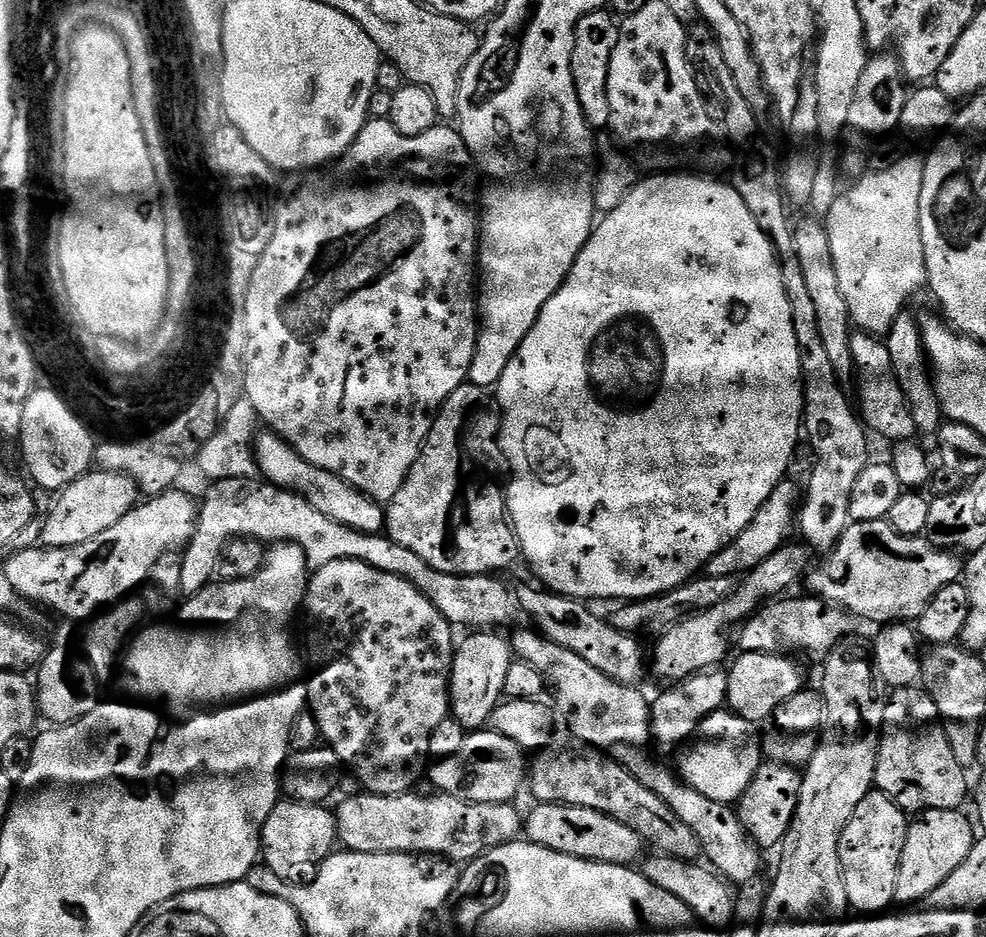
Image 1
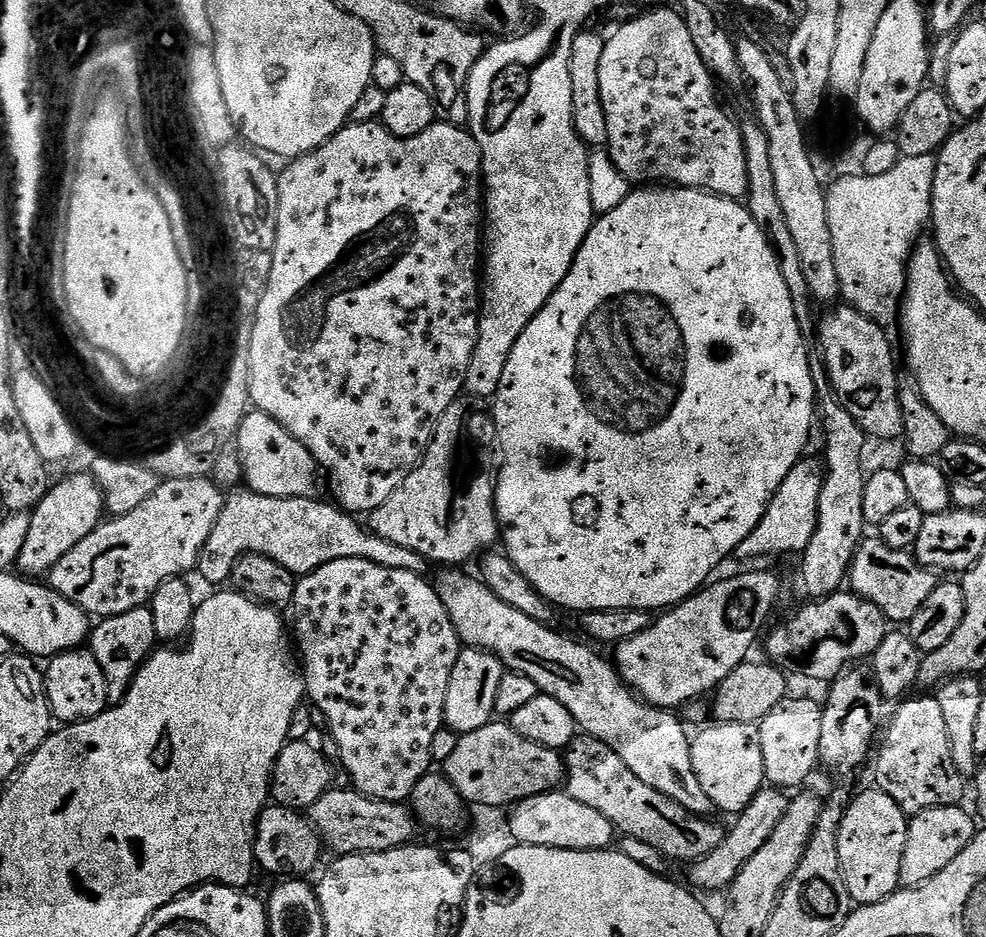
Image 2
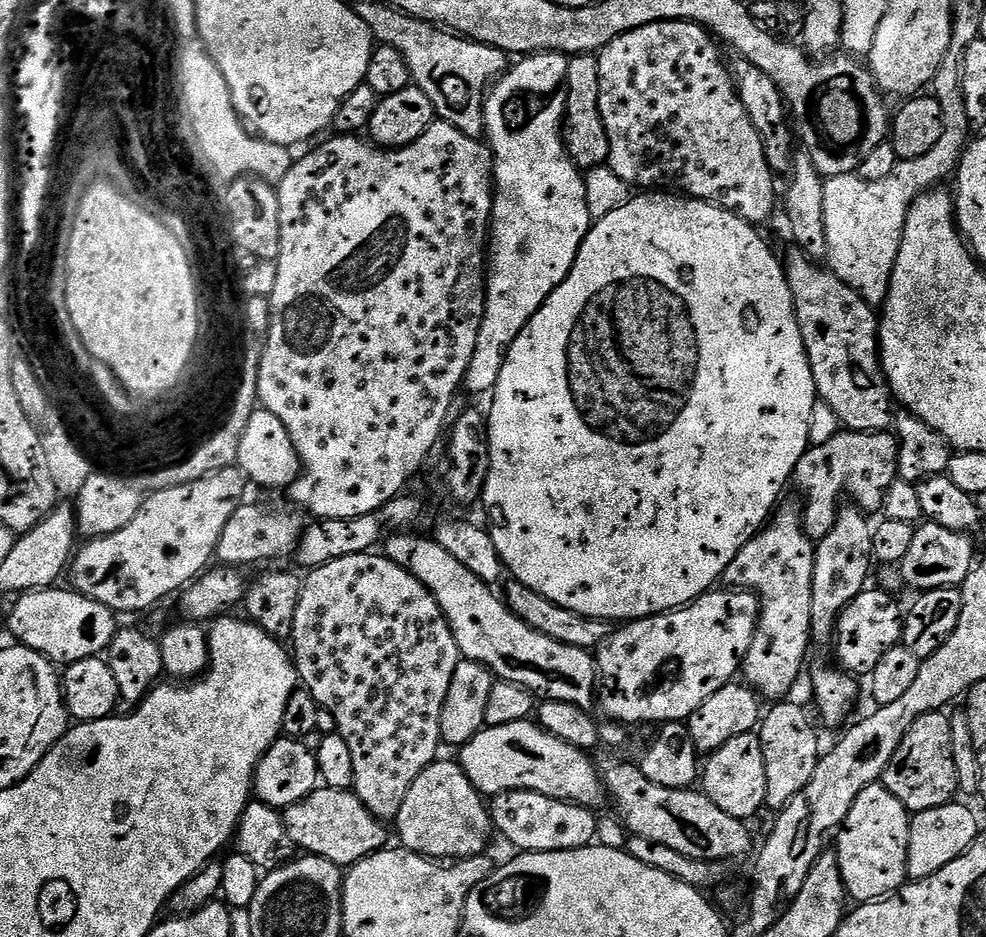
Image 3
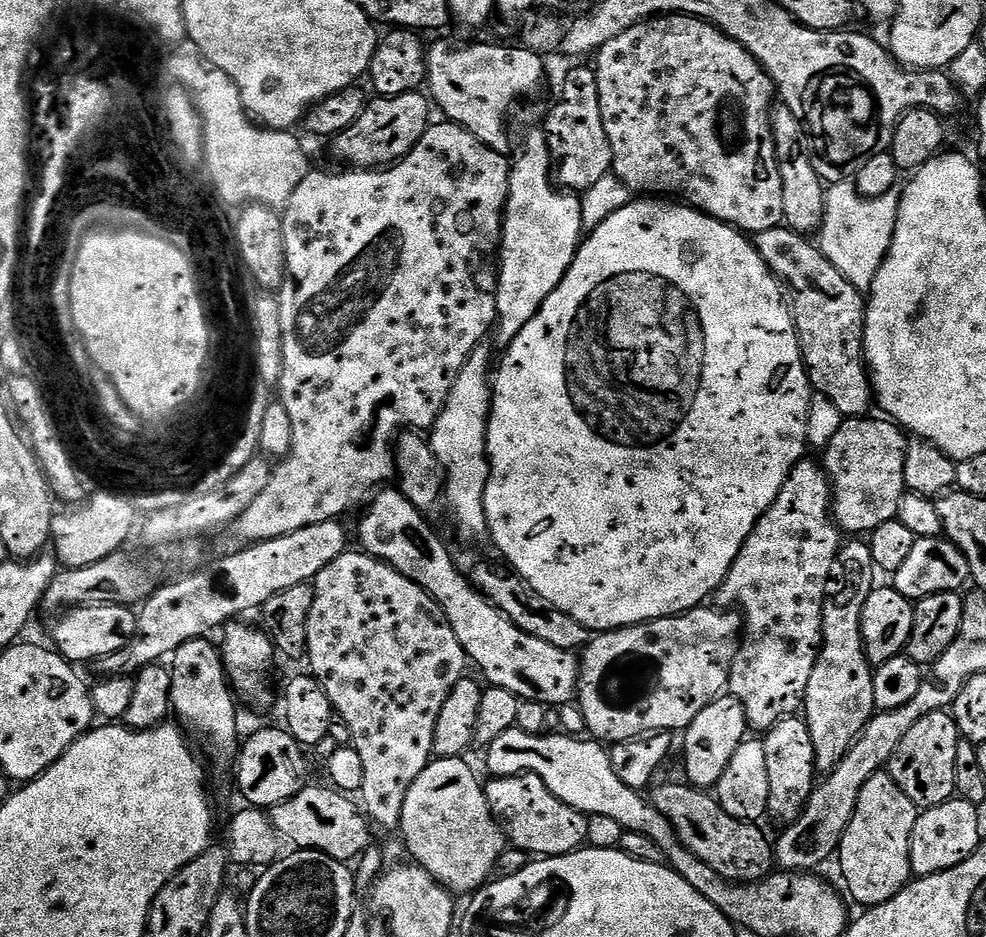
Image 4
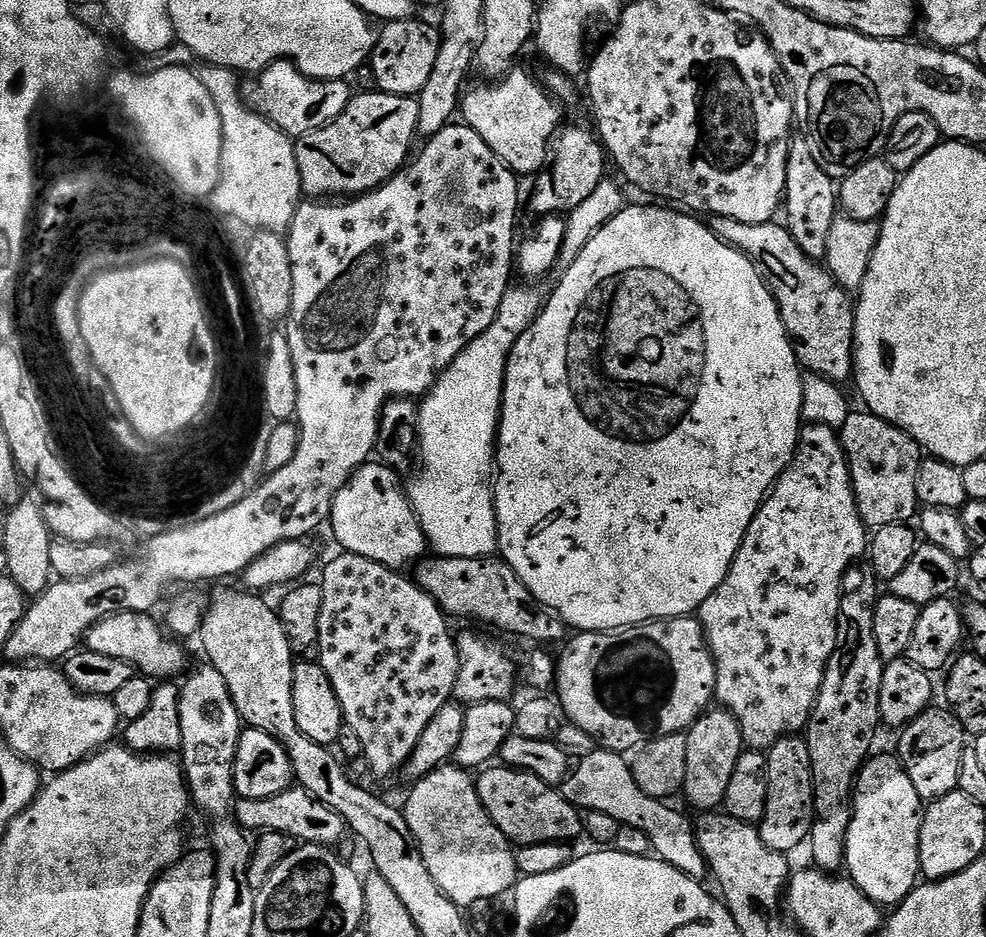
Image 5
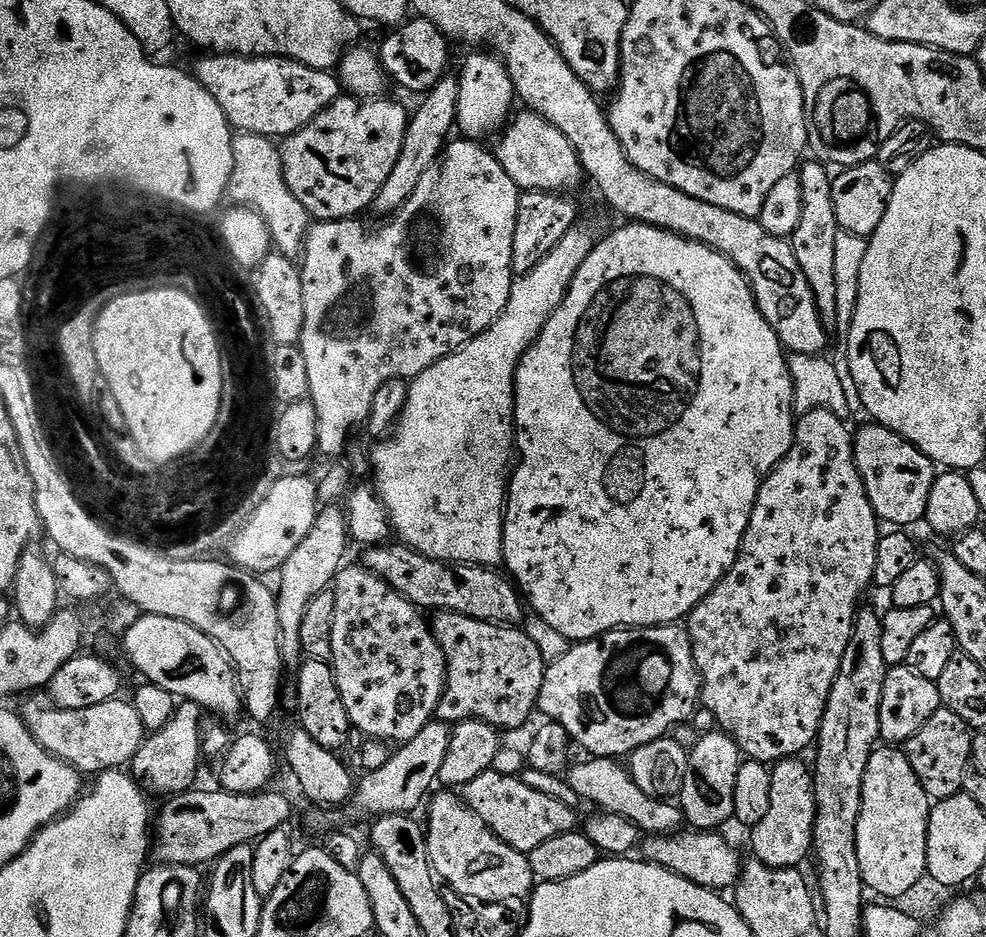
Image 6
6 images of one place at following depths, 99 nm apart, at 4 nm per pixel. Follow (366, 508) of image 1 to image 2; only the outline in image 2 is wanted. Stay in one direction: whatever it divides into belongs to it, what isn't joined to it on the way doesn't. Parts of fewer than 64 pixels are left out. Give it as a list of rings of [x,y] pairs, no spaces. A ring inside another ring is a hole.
[[[249,410],[242,418],[240,429],[236,431],[234,451],[240,457],[243,479],[247,487],[258,494],[274,498],[319,497],[322,469],[316,459],[270,414]]]

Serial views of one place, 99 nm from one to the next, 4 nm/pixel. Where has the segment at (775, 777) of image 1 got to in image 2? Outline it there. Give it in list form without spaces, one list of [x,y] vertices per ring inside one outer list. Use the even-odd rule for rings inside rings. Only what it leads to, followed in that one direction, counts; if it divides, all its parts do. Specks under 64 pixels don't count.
[[[771,786],[761,788],[758,794],[754,794],[754,802],[750,802],[750,806],[746,806],[746,810],[742,810],[735,817],[736,825],[733,826],[732,832],[730,828],[723,842],[714,850],[710,850],[710,854],[706,854],[701,860],[687,865],[687,883],[701,893],[723,893],[727,890],[734,878],[738,878],[742,866],[746,866],[746,862],[750,862],[750,858],[754,858],[754,854],[758,854],[758,850],[766,846],[766,842],[770,842],[770,834],[774,834],[774,830],[782,822],[788,802],[789,797],[781,789]]]

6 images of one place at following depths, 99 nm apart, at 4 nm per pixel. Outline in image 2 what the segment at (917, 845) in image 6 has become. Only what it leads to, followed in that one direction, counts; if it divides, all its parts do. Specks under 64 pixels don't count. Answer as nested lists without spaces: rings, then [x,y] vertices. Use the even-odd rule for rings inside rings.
[[[869,787],[869,792],[853,795],[844,810],[838,830],[838,858],[850,890],[853,905],[877,904],[900,888],[902,850],[906,850],[909,817],[890,794]]]

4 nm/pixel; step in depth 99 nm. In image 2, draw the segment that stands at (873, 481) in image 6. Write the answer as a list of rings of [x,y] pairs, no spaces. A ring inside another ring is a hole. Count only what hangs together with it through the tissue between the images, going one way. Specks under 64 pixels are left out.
[[[805,455],[782,478],[782,486],[772,495],[772,501],[766,506],[766,514],[762,514],[762,522],[742,538],[734,556],[740,560],[760,560],[763,556],[784,556],[787,552],[802,554],[806,546],[810,546],[810,538],[814,538],[814,530],[818,526],[818,500],[822,494],[826,464],[819,455]]]

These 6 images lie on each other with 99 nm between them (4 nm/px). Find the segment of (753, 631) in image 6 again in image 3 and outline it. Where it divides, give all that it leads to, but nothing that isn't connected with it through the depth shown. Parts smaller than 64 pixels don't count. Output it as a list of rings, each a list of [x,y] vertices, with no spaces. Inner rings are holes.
[[[783,508],[769,519],[754,539],[738,550],[734,562],[726,566],[722,577],[729,589],[747,590],[760,597],[760,620],[742,665],[742,676],[748,687],[768,702],[780,702],[787,697],[784,695],[795,686],[812,644],[810,598],[816,544],[804,530],[801,509]]]

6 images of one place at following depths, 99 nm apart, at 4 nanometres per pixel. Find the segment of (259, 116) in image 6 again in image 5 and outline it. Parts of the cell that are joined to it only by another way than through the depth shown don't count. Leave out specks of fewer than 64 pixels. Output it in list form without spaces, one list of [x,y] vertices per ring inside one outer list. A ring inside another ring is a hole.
[[[276,60],[263,72],[243,81],[242,95],[245,105],[253,112],[265,116],[286,135],[299,138],[314,130],[322,130],[322,126],[330,126],[330,122],[343,114],[354,95],[354,89],[348,83],[347,79],[309,80],[291,60]]]

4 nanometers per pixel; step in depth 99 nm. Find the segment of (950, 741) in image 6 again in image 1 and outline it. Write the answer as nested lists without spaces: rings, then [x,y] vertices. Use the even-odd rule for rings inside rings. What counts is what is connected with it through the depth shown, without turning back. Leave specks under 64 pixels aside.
[[[923,687],[895,689],[888,697],[884,731],[880,733],[880,753],[876,763],[875,787],[886,793],[905,814],[919,814],[926,810],[959,809],[964,799],[969,799],[970,784],[964,777],[965,765],[954,758],[954,750],[950,750],[950,742],[940,722],[938,706],[928,697]]]

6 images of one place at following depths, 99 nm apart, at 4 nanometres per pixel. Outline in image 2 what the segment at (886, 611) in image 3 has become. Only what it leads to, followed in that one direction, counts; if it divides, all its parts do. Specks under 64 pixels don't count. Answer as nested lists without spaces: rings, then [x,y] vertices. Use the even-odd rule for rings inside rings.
[[[841,590],[832,596],[825,596],[822,600],[812,600],[797,616],[792,616],[781,628],[776,628],[768,636],[767,659],[785,673],[800,671],[808,680],[825,680],[831,682],[841,675],[855,660],[867,661],[882,646],[882,638],[886,638],[890,631],[890,622],[882,614],[878,606],[869,600],[863,600],[851,590]]]

